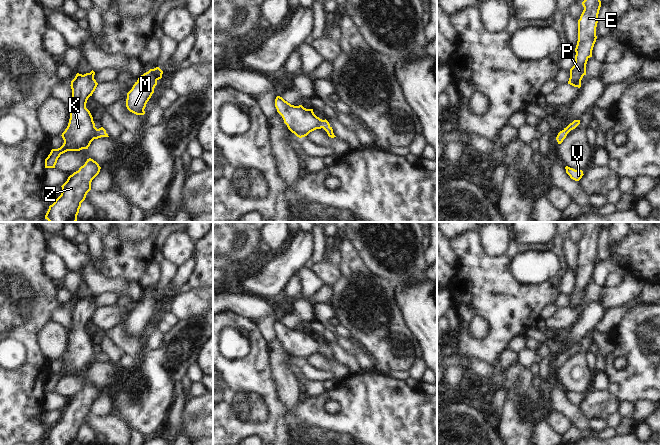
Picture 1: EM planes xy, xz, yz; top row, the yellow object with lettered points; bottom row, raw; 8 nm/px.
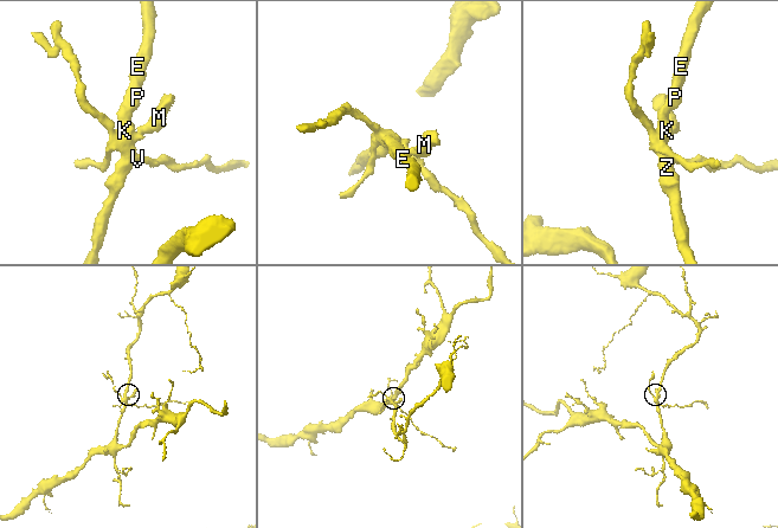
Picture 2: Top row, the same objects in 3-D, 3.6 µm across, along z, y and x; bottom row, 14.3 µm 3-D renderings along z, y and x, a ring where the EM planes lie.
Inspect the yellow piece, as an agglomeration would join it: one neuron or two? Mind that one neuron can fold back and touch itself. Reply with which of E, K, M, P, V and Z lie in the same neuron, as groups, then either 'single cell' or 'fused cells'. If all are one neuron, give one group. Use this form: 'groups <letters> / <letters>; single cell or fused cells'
groups E K M P V Z; single cell

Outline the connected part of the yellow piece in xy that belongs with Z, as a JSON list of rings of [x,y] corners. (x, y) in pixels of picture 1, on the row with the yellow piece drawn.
[[[89,158],[78,171],[70,175],[61,186],[61,195],[49,206],[45,219],[49,222],[76,222],[81,203],[91,190],[92,180],[99,174],[101,167]]]

